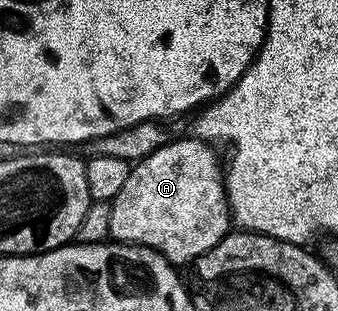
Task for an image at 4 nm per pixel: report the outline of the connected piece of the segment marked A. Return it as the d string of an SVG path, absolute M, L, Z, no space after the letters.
M173 138L162 149L154 149L145 159L131 164L126 182L118 197L111 199L108 234L115 242L133 243L136 247L152 247L167 257L173 265L191 265L202 253L214 249L218 241L230 231L228 196L224 193L222 159L216 156L217 148L203 139Z

